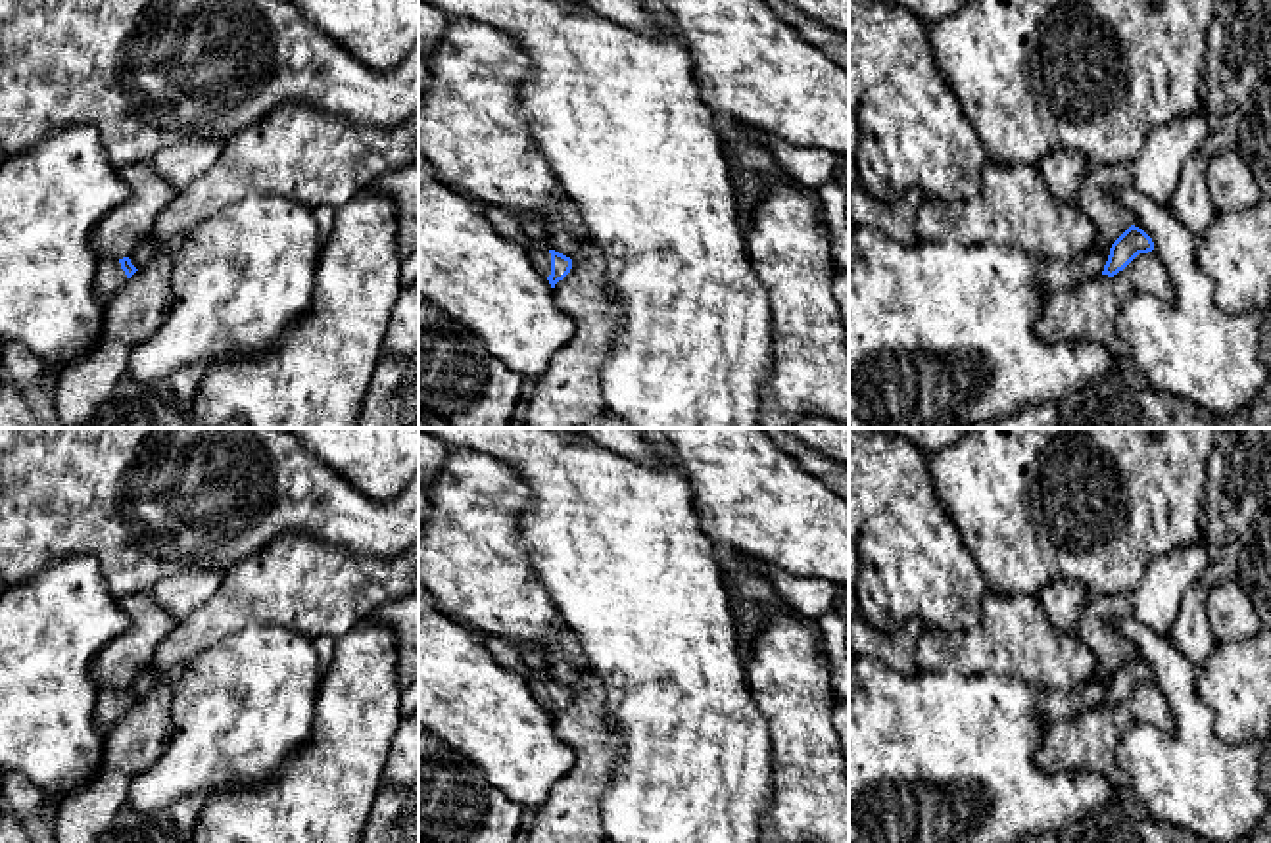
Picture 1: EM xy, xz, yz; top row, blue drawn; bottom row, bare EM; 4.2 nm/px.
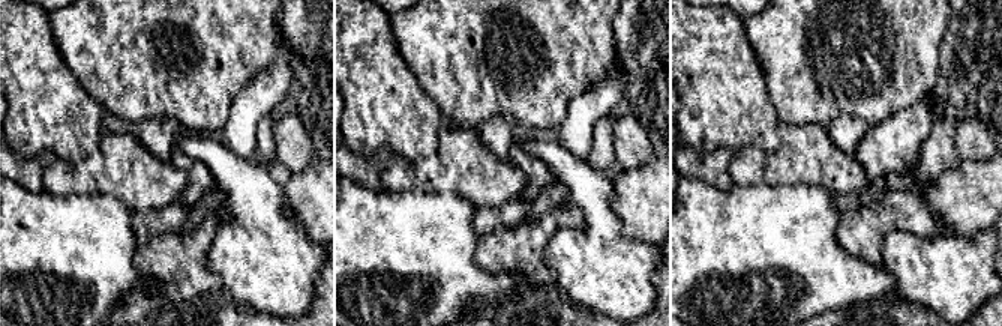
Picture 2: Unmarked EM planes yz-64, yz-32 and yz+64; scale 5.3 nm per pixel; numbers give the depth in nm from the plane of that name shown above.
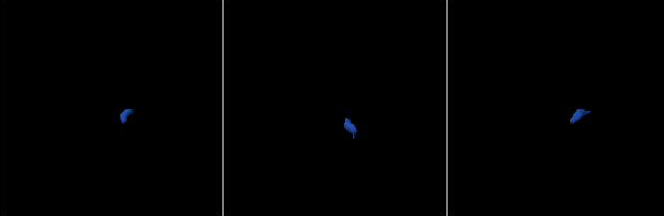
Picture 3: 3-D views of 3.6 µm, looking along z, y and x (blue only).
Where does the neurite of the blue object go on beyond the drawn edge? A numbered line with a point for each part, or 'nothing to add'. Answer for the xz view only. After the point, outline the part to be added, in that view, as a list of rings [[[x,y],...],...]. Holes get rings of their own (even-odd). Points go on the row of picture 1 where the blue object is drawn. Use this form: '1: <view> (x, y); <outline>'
1: xz (540, 258); [[[528,248],[528,257],[530,257],[532,265],[543,277],[549,277],[551,275],[551,253],[549,253],[549,250],[543,250],[543,248]]]

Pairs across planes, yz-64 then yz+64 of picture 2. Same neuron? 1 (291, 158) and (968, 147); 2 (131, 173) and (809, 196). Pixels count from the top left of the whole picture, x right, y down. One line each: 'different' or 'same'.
1: same
2: different

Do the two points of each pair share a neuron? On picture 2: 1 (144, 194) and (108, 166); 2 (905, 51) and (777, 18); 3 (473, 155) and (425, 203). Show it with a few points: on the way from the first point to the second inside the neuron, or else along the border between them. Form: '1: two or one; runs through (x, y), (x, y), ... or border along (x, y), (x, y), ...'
1: one; runs through (135, 185), (117, 169)
2: one; runs through (870, 57), (821, 48), (812, 29)
3: two; border along (410, 188), (456, 193), (470, 202)

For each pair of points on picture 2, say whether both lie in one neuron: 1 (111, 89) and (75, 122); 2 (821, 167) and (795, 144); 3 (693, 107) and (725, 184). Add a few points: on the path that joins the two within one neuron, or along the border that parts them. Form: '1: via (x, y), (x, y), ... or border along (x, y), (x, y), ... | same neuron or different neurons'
1: border along (74, 77), (102, 107) | different neurons
2: via (815, 161), (801, 149) | same neuron
3: border along (686, 144), (704, 152), (734, 152) | different neurons

